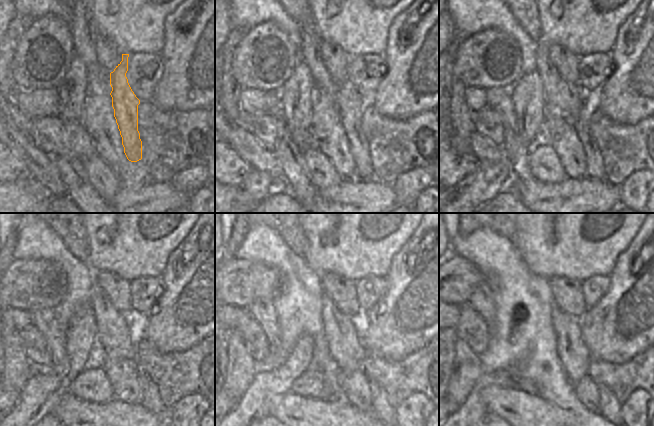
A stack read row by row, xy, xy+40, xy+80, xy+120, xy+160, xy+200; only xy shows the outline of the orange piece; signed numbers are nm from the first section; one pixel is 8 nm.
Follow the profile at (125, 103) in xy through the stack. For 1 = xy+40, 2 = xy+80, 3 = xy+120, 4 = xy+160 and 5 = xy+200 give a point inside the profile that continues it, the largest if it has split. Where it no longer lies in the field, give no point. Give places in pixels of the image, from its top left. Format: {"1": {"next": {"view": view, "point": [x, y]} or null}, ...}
{"1": {"next": {"view": "xy+40", "point": [348, 101]}}, "2": {"next": {"view": "xy+80", "point": [594, 165]}}, "3": {"next": {"view": "xy+120", "point": [151, 400]}}, "4": {"next": {"view": "xy+160", "point": [381, 407]}}, "5": {"next": {"view": "xy+200", "point": [610, 409]}}}

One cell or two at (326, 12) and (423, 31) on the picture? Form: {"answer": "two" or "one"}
{"answer": "two"}

